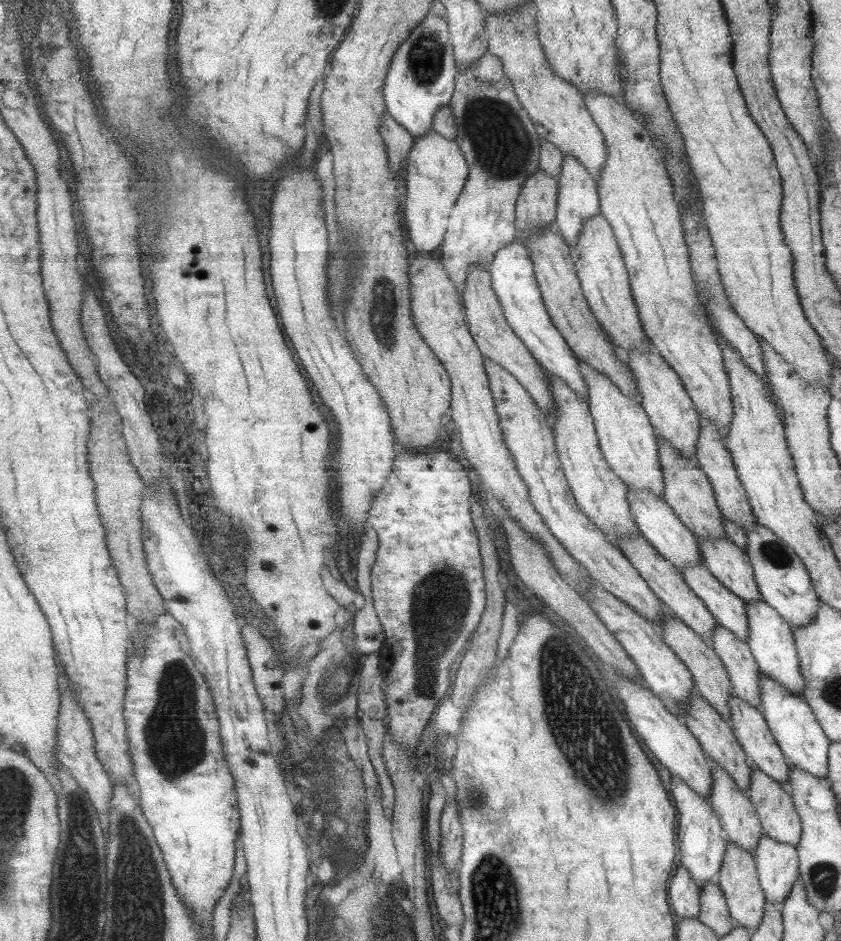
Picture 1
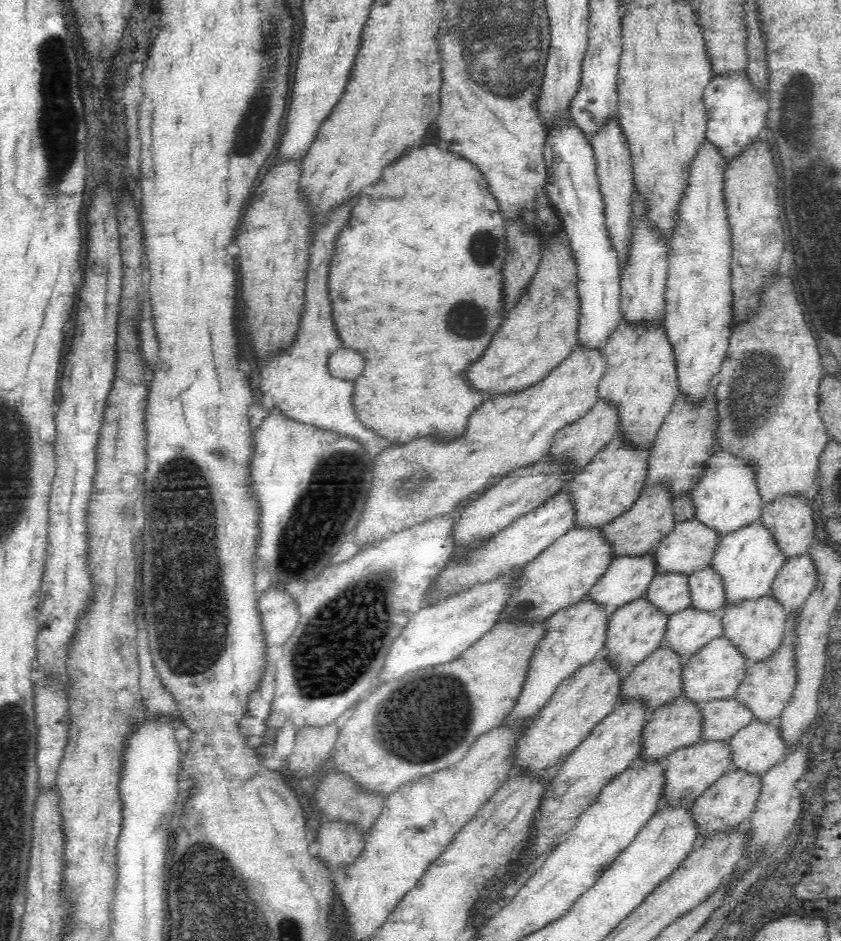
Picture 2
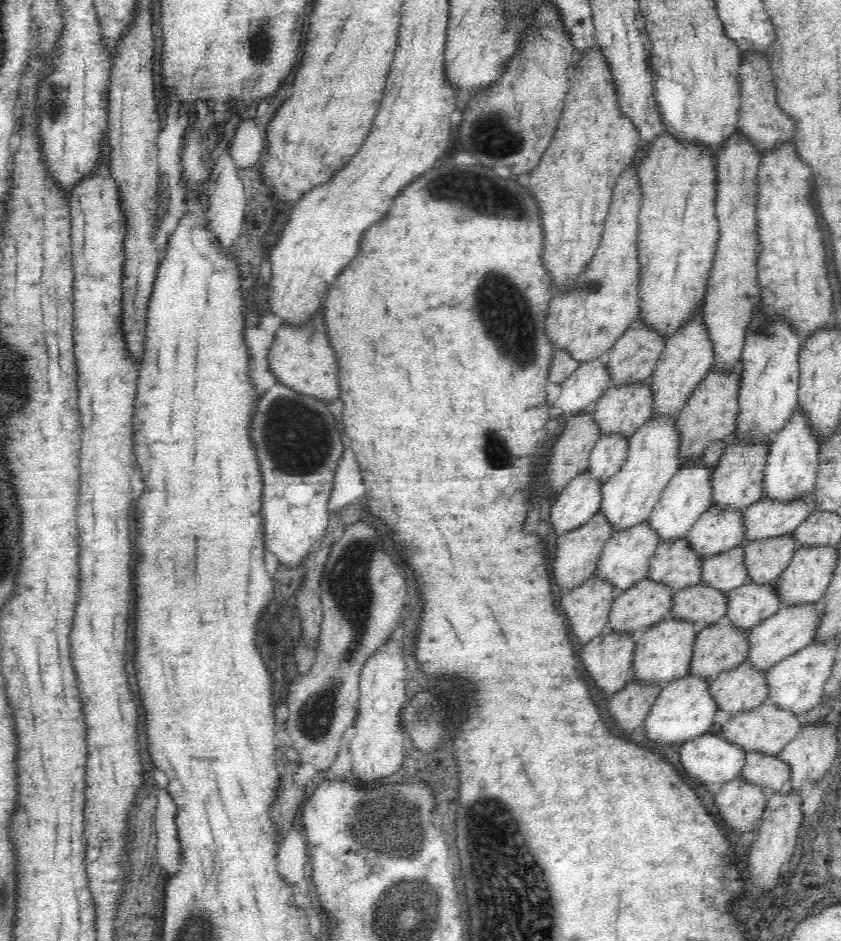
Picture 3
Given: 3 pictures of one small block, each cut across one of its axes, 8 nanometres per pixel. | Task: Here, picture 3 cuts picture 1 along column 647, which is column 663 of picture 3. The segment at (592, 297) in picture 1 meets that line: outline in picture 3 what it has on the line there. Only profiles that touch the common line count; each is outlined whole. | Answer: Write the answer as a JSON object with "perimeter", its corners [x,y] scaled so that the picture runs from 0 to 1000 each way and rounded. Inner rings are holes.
{"perimeter":[[[757,338],[719,378],[719,390],[727,410],[751,410],[751,408],[759,408],[759,406],[772,403],[780,391],[791,363],[791,359],[775,353]]]}

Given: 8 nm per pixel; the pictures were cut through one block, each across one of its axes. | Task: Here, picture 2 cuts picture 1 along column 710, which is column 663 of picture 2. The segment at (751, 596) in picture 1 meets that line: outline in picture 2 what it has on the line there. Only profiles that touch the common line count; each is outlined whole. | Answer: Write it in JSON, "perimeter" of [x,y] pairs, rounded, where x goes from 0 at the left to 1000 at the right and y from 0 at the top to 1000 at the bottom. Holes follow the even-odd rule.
{"perimeter":[[[828,549],[804,557],[775,587],[778,598],[780,598],[780,604],[778,604],[780,611],[790,609],[819,611],[842,603],[851,586],[851,580],[854,580],[855,572],[855,569],[847,561],[830,555]]]}

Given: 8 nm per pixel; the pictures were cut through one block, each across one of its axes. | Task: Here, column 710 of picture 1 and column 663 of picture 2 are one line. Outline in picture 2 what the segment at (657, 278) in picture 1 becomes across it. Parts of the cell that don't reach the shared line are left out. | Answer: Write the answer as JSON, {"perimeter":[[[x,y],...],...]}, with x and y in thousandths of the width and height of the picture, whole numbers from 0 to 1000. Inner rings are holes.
{"perimeter":[[[738,340],[735,349],[728,354],[722,365],[715,370],[721,382],[721,393],[709,412],[709,425],[723,426],[735,437],[734,463],[747,469],[756,477],[773,477],[780,468],[792,441],[804,427],[806,417],[806,403],[804,402],[804,382],[799,367],[792,358],[790,346],[785,345],[749,345]]]}

